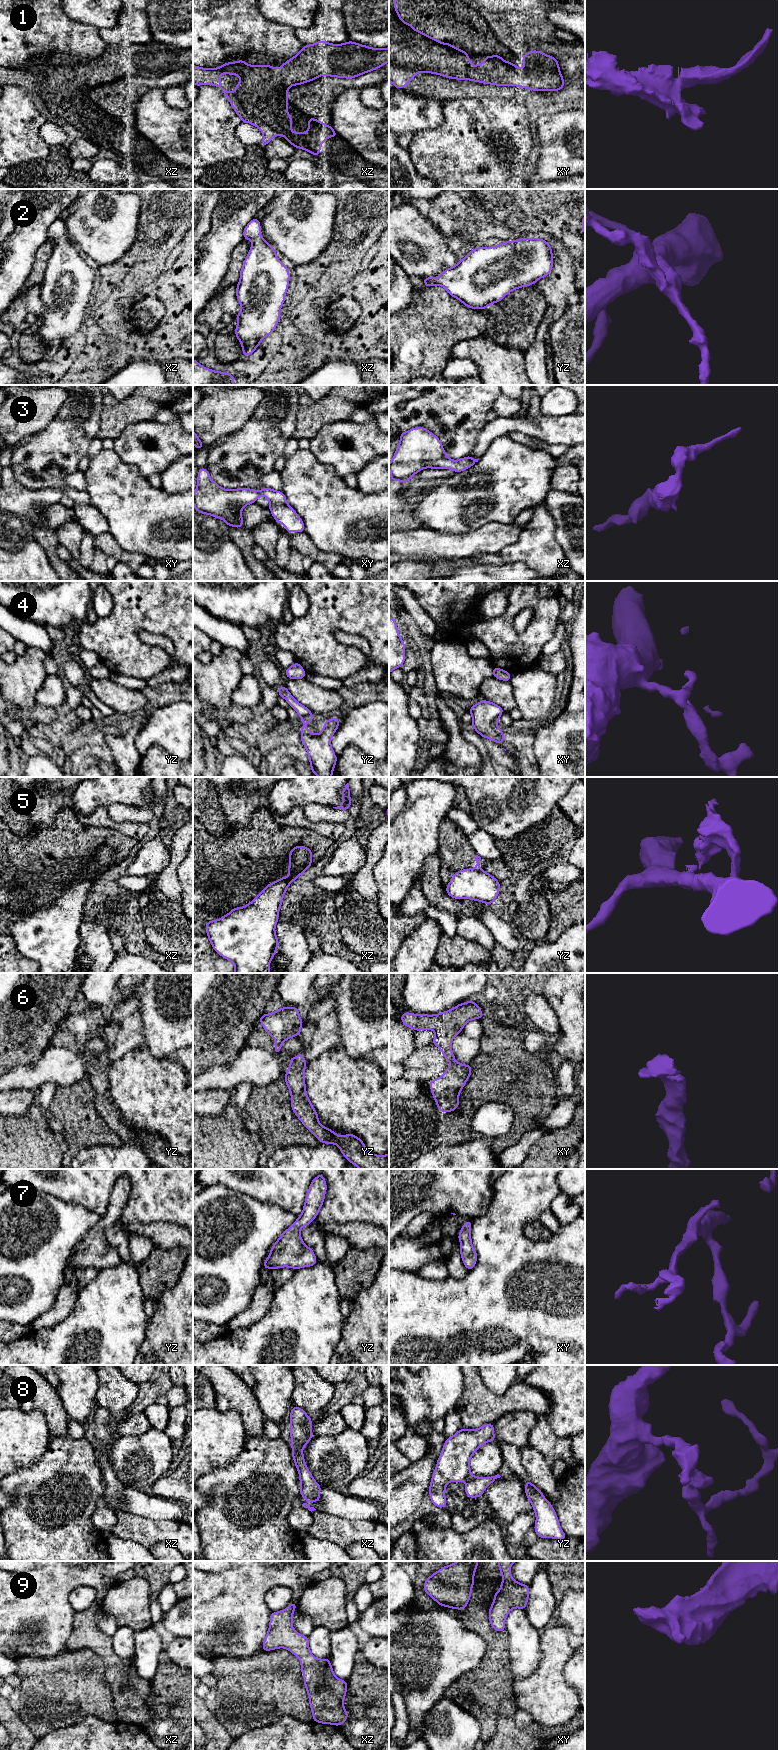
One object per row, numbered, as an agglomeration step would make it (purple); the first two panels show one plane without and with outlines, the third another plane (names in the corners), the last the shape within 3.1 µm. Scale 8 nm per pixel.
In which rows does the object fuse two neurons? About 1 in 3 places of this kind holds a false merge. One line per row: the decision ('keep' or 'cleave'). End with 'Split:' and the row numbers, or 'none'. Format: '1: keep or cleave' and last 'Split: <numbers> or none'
1: keep
2: keep
3: keep
4: keep
5: cleave
6: keep
7: keep
8: cleave
9: keep
Split: 5, 8

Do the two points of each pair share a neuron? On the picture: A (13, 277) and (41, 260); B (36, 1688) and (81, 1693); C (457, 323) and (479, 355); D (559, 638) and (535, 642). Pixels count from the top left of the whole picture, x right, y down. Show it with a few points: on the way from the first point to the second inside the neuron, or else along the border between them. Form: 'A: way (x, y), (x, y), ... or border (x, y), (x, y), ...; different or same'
A: border (42, 243), (36, 252), (32, 270), (23, 286); different
B: way (47, 1688), (70, 1689); same
C: border (483, 334), (458, 341), (452, 347), (450, 354); different
D: border (560, 622), (556, 633), (543, 646), (541, 654); different

